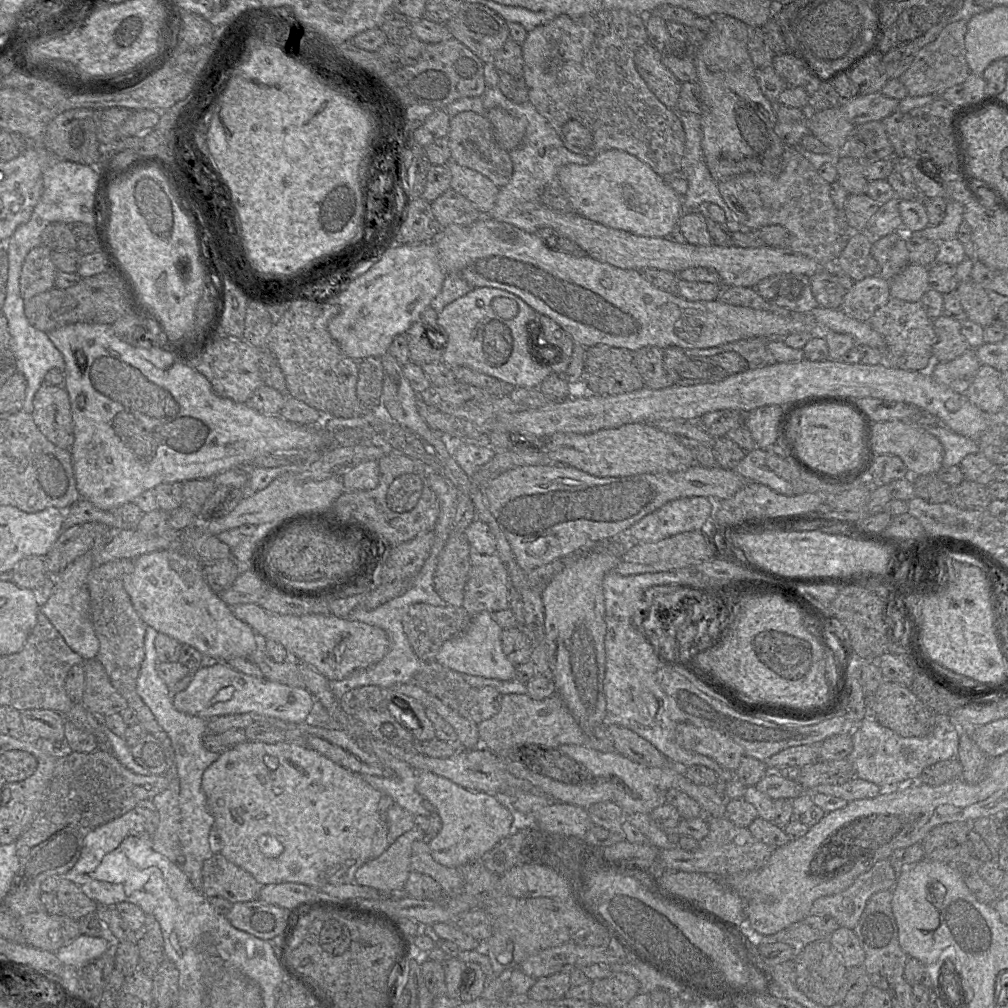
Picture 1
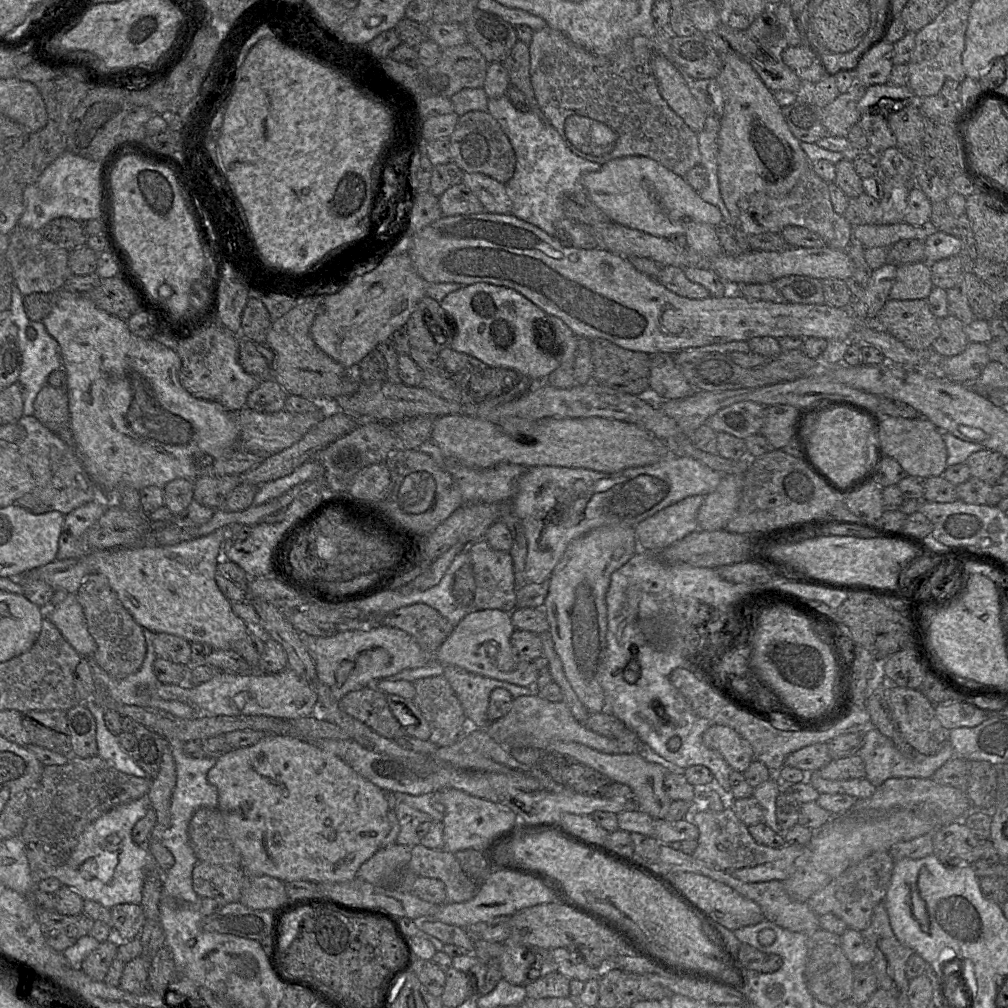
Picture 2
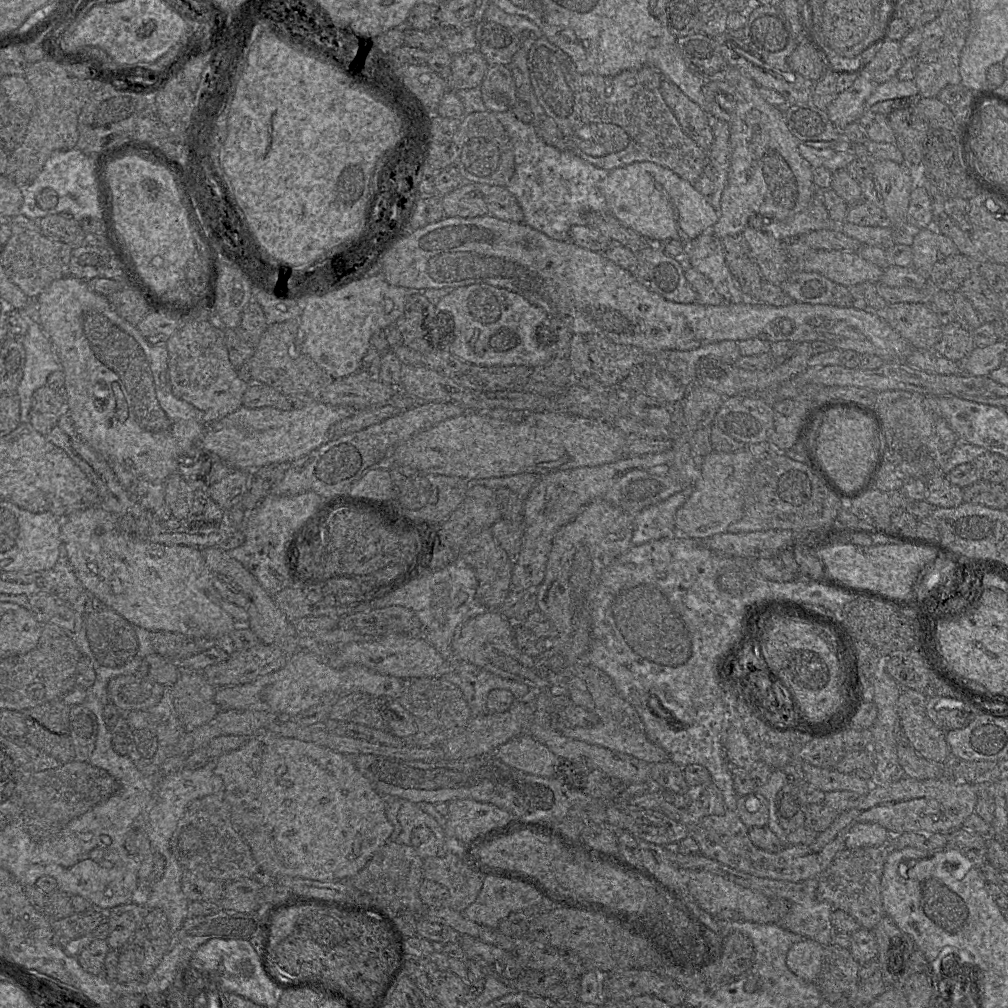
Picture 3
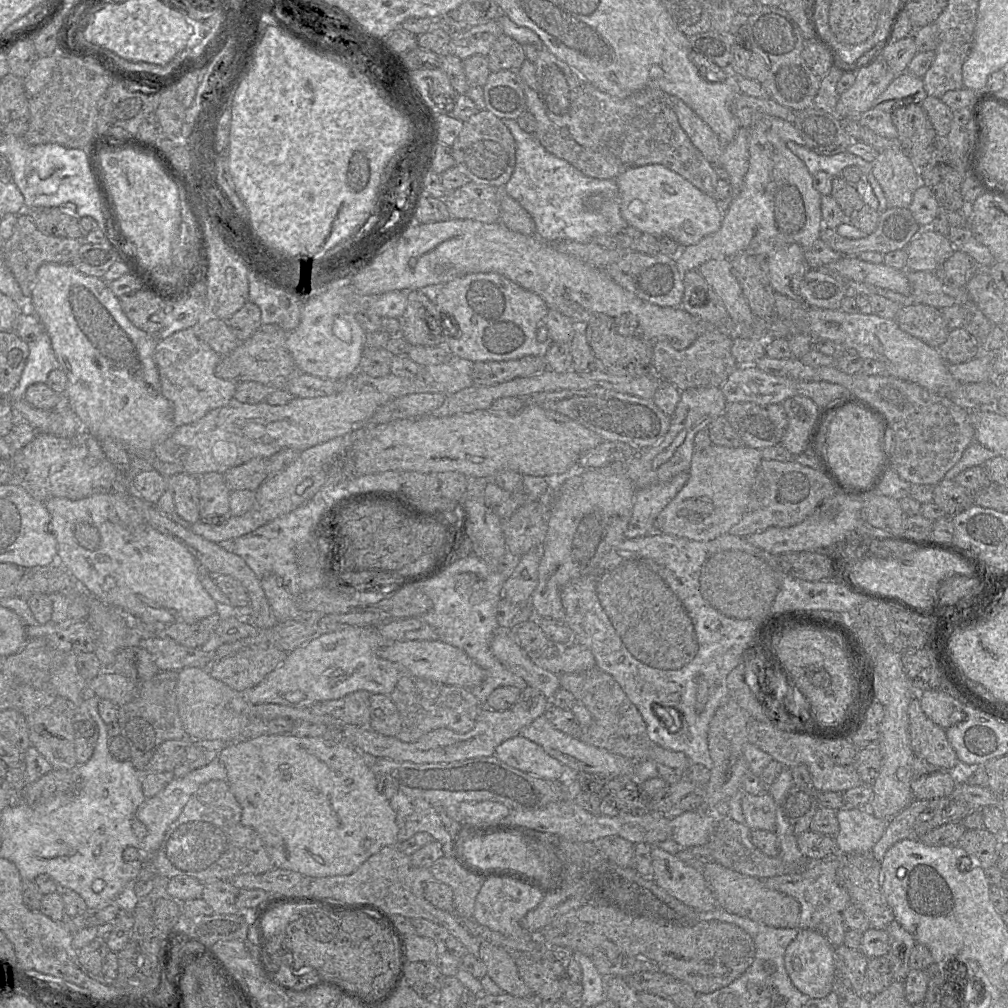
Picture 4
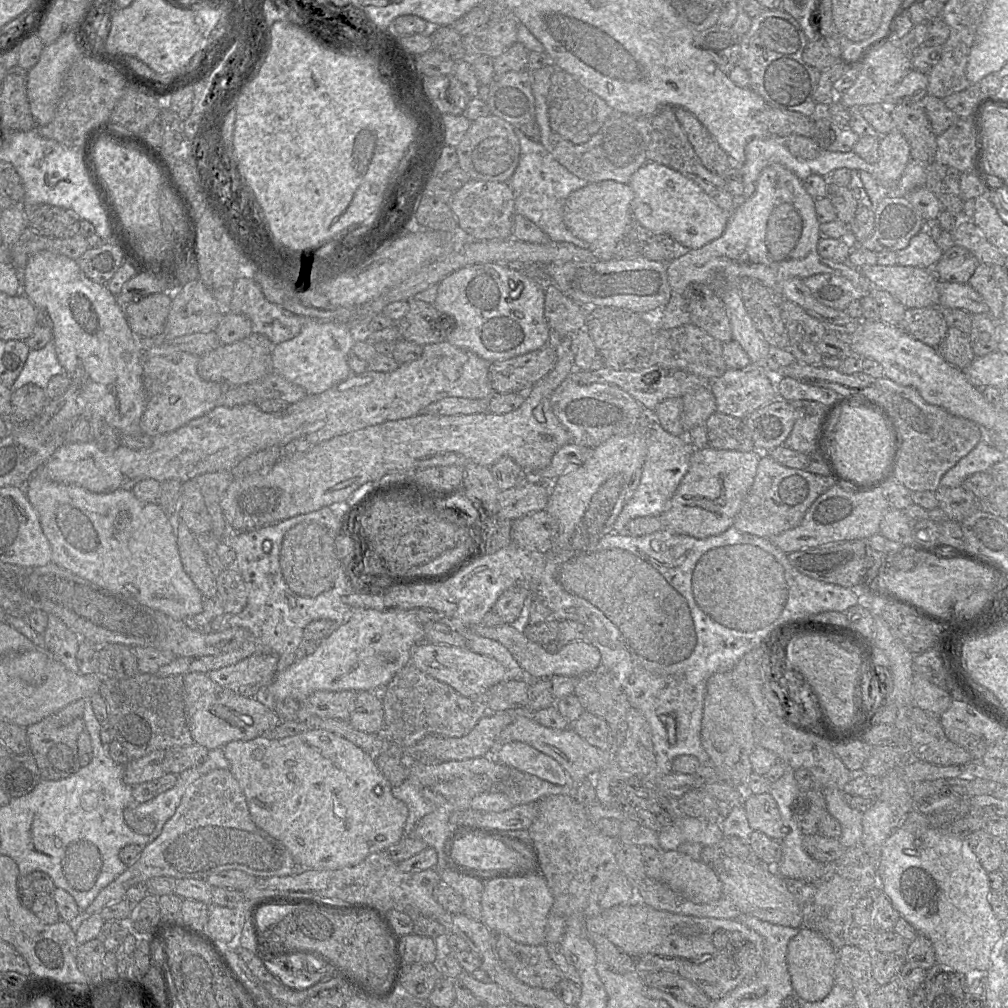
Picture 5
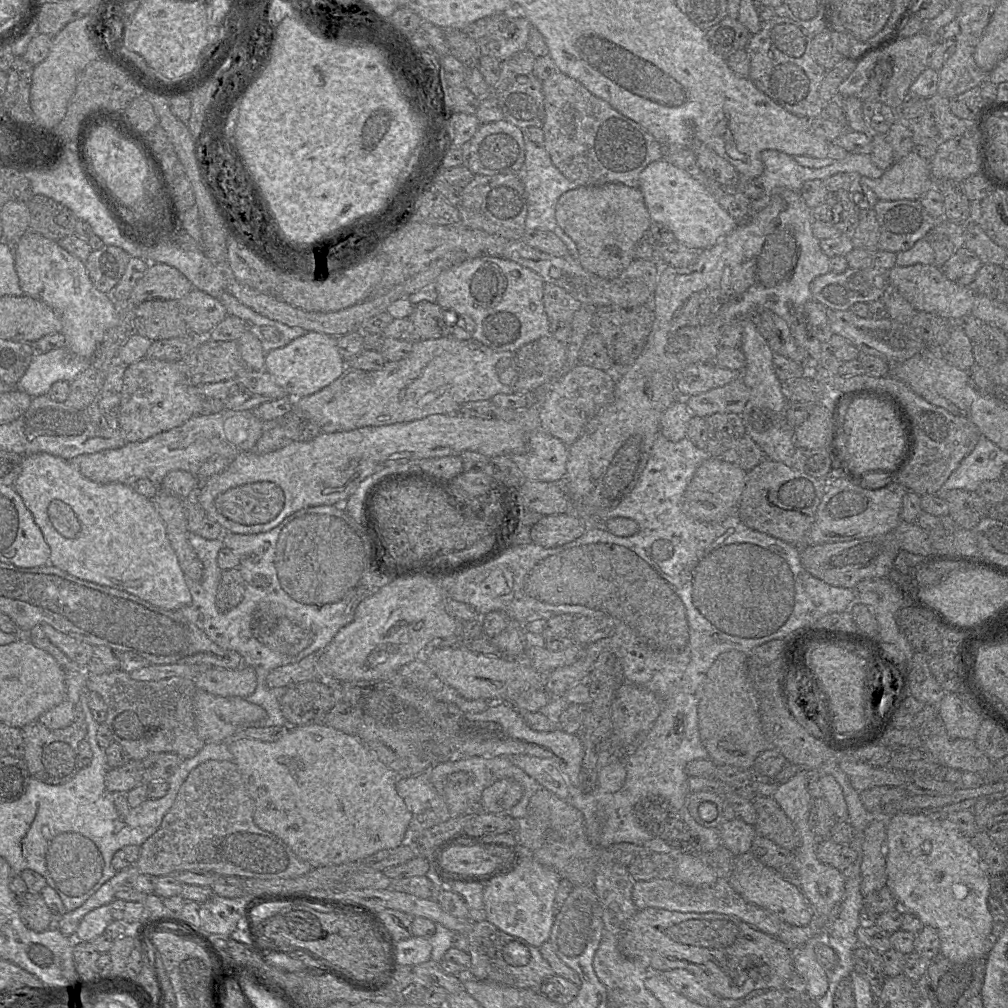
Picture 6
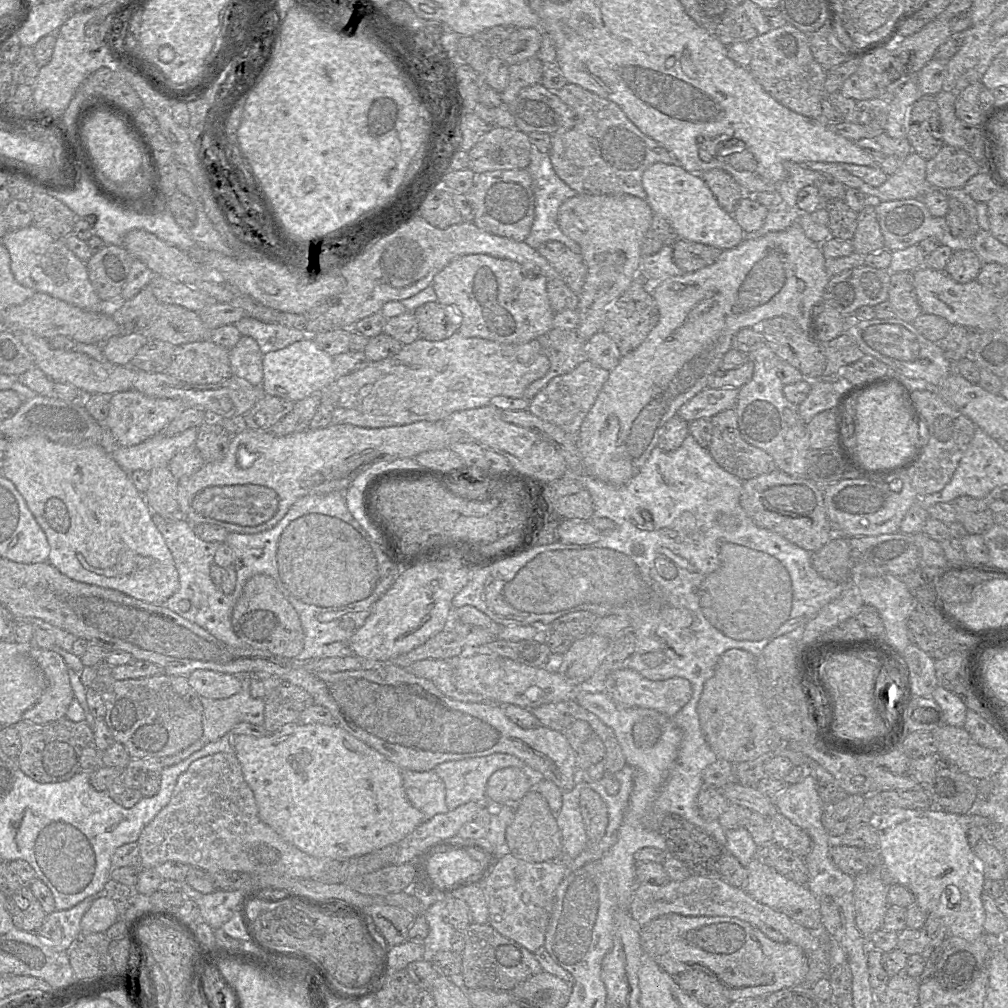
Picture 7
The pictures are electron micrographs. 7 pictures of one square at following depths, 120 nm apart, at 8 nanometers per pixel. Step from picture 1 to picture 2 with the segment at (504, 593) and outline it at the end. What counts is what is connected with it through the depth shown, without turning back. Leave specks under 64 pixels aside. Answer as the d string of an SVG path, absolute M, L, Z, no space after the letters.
M483 538L468 551L475 579L473 604L476 610L499 609L512 612L516 606L516 580L509 552L493 549Z

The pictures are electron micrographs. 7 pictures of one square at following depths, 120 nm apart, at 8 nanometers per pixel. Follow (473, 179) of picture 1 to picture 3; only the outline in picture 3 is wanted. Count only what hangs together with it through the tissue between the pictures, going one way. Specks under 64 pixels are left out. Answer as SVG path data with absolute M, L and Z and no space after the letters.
M476 184L489 210L489 215L504 221L523 222L524 215L517 199L506 187Z

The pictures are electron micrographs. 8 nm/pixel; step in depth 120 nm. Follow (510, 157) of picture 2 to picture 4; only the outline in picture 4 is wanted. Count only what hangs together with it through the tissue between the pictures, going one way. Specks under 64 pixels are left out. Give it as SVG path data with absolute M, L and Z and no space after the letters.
M487 109L478 110L463 122L463 128L451 146L455 166L472 182L504 188L512 176L516 164L516 143L502 119Z

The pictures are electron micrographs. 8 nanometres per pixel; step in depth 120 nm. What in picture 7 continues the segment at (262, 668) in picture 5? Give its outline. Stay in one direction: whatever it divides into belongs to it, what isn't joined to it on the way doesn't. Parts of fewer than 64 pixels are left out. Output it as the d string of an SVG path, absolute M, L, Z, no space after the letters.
M196 670L188 676L188 682L201 699L229 698L243 687L239 676L212 670Z

